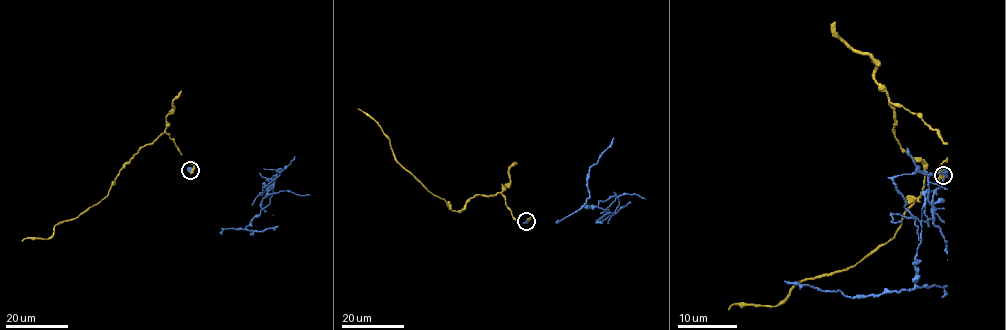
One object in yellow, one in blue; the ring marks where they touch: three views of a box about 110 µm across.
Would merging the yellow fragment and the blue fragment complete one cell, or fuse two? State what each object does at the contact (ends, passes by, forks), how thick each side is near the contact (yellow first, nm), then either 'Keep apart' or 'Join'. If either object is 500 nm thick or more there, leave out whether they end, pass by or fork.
Thickness 400 nm (yellow) against 550 nm. Keep apart

